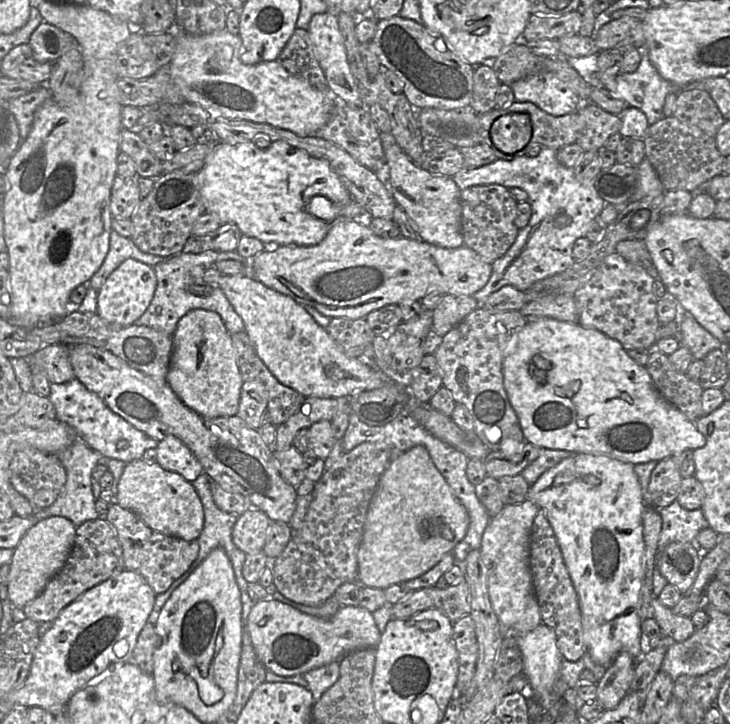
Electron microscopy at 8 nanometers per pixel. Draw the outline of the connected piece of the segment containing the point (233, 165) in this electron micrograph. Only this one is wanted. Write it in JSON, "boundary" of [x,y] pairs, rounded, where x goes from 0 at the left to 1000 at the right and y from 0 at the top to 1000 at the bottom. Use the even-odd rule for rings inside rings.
{"boundary":[[[299,195],[270,240],[281,291],[297,298],[303,309],[322,309],[332,325],[352,329],[367,343],[375,338],[427,340],[445,329],[453,308],[426,297],[419,290],[429,271],[444,271],[466,287],[484,278],[477,262],[445,222],[388,195],[371,196],[366,204],[355,204],[345,195],[323,199]]]}

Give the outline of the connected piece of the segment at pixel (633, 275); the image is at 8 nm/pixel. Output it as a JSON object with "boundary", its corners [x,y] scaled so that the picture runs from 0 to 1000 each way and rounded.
{"boundary":[[[845,348],[836,351],[826,358],[808,385],[790,399],[786,414],[792,427],[792,446],[795,449],[816,454],[845,470],[858,485],[896,479],[899,472],[897,460],[904,448],[899,431],[901,412],[896,406],[895,385],[882,369],[859,360]]]}

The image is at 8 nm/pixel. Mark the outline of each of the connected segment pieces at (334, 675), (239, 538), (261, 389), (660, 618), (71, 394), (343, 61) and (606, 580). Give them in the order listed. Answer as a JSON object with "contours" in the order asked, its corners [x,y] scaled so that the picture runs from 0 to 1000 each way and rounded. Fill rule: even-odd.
{"contours":[[[[458,913],[427,924],[415,932],[384,934],[371,927],[364,930],[366,942],[392,942],[418,949],[425,953],[430,970],[436,968],[464,935],[464,914]]],[[[344,702],[327,711],[318,731],[318,747],[336,765],[359,760],[373,720],[358,704]]],[[[355,525],[334,526],[330,537],[325,575],[344,591],[353,594],[358,577],[366,566],[368,541]]],[[[896,823],[892,829],[892,849],[901,859],[907,877],[922,887],[936,887],[953,870],[947,855],[922,847]]],[[[104,522],[81,530],[68,529],[66,551],[74,559],[78,579],[99,590],[108,605],[141,631],[174,641],[193,634],[201,620],[212,620],[218,610],[156,570],[133,544],[122,540]]],[[[453,17],[432,19],[427,22],[422,46],[429,61],[430,75],[445,104],[449,123],[466,142],[481,148],[499,146],[490,127],[485,106],[475,84],[474,68],[464,41],[462,23]]],[[[789,626],[747,651],[722,680],[721,689],[744,704],[758,729],[771,773],[792,823],[803,901],[821,919],[834,921],[852,899],[877,909],[879,855],[874,845],[882,802],[879,771],[884,760],[881,686],[867,642],[826,628]]]]}

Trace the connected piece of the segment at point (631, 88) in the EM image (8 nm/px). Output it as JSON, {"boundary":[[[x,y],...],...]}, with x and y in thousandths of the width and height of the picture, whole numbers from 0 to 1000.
{"boundary":[[[885,62],[875,66],[878,84],[867,101],[849,99],[844,105],[822,102],[818,106],[829,122],[847,130],[862,148],[878,152],[886,162],[888,171],[905,166],[912,134],[918,128],[930,128],[934,123],[911,110],[889,81]]]}

